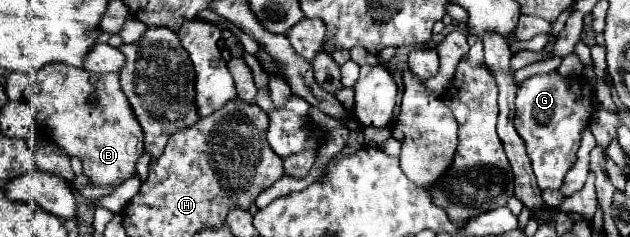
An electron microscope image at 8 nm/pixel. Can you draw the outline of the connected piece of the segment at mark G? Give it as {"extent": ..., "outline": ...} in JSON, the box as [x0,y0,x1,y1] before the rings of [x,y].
{"extent":[514,73,594,189],"outline":[[[556,73],[536,75],[520,83],[514,127],[526,143],[534,175],[540,189],[560,189],[564,175],[576,161],[580,131],[594,113],[594,93],[584,79],[564,79]]]}

